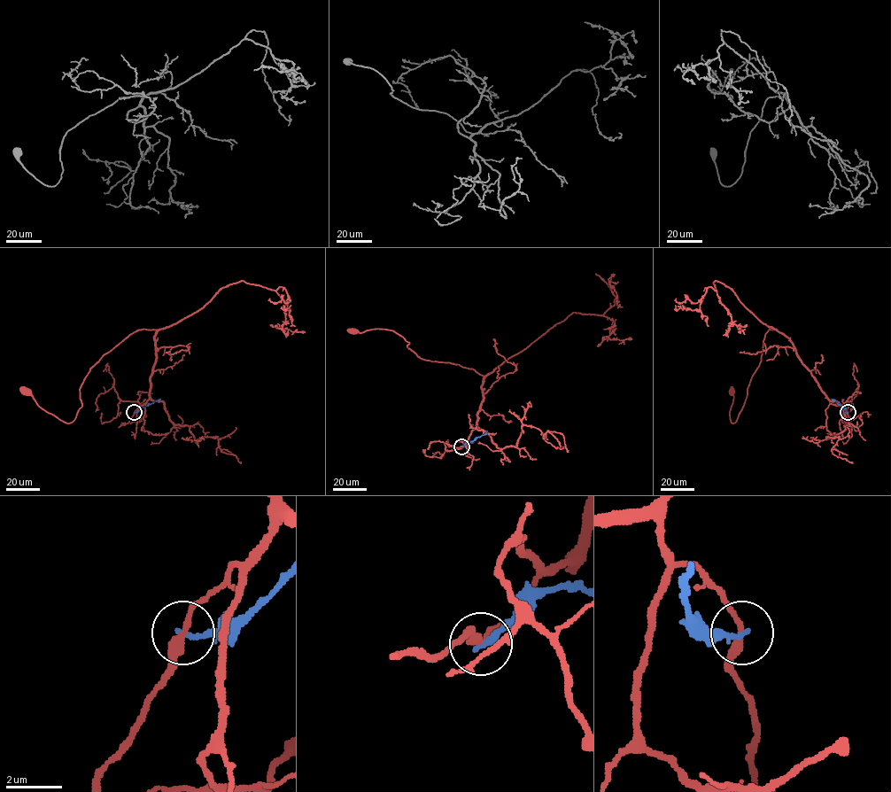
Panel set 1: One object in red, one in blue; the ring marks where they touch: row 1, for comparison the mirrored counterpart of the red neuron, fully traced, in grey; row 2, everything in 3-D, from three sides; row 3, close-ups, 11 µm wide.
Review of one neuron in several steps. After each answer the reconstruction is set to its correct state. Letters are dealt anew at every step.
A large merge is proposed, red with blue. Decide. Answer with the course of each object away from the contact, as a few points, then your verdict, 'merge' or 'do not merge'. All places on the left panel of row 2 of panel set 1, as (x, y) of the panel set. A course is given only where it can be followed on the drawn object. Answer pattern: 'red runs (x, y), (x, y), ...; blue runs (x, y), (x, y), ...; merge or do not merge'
red runs (134, 412), (149, 398), (156, 330), (131, 333), (90, 368), (72, 422), (46, 412), (26, 391); blue runs (134, 412), (159, 399); do not merge

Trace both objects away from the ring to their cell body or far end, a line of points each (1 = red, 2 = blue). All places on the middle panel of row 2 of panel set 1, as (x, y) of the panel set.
1: (461, 446), (476, 426), (483, 376), (459, 365), (420, 358), (406, 346), (409, 343), (390, 330), (353, 331)
2: (461, 446), (487, 430)

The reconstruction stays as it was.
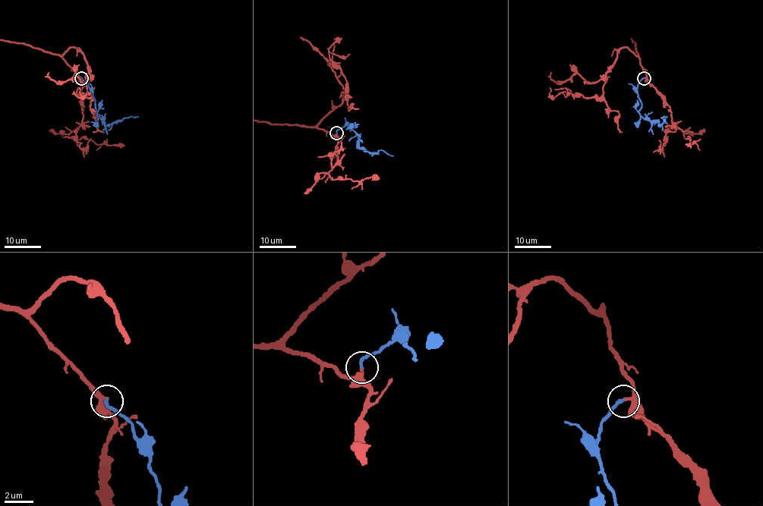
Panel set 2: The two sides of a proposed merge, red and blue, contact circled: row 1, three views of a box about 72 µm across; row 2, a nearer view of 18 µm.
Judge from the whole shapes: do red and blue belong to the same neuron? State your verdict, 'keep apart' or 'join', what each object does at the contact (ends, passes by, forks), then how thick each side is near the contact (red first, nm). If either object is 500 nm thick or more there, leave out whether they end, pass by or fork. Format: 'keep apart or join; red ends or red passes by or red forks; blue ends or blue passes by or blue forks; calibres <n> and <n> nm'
join; red passes by; blue ends; calibres 240 and 240 nm

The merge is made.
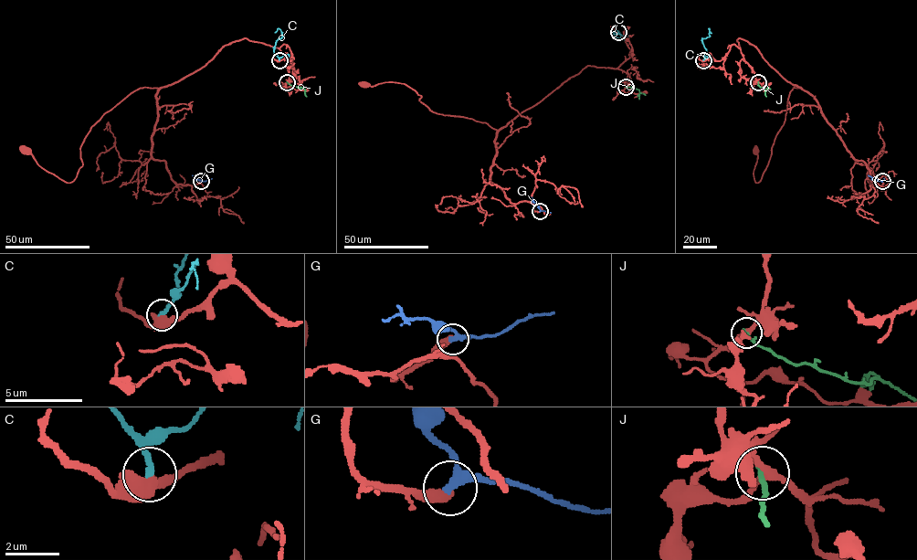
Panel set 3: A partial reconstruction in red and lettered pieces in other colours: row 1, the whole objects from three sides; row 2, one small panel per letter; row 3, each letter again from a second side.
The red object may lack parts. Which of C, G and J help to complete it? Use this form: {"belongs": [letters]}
{"belongs": ["G"]}

